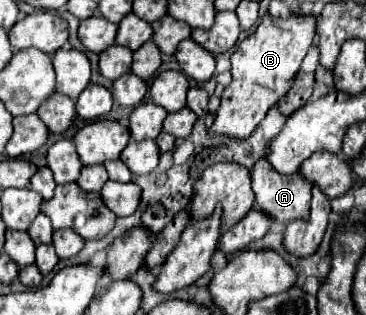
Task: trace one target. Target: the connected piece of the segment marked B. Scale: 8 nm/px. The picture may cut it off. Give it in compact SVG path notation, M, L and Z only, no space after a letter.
M266 16L256 32L238 44L238 52L232 54L232 82L224 88L216 120L210 128L212 136L230 136L246 140L256 126L264 120L266 112L286 96L290 82L298 74L298 68L314 40L316 18L290 16L288 20Z

